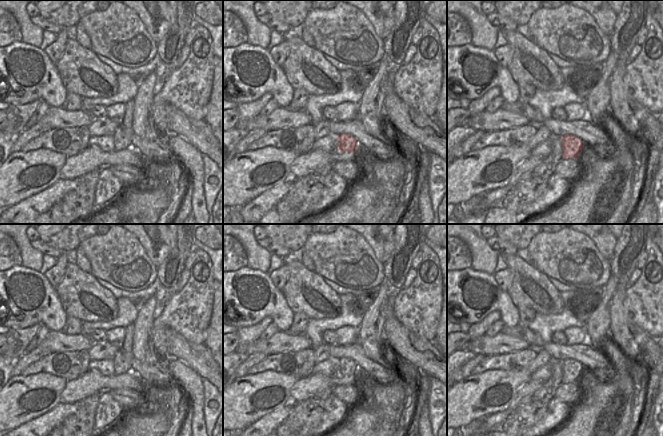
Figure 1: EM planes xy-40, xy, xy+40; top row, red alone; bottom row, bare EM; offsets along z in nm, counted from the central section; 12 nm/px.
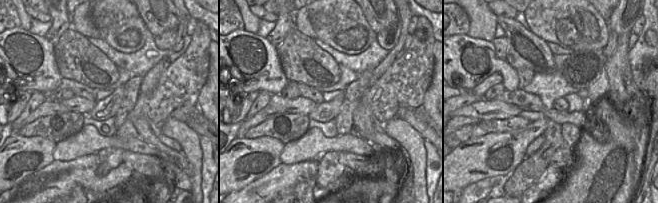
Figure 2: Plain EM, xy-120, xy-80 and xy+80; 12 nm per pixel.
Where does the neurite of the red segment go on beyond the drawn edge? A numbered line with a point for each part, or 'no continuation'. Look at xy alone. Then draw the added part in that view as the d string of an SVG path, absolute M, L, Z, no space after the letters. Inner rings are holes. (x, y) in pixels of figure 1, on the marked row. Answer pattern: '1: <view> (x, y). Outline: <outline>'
no continuation.

